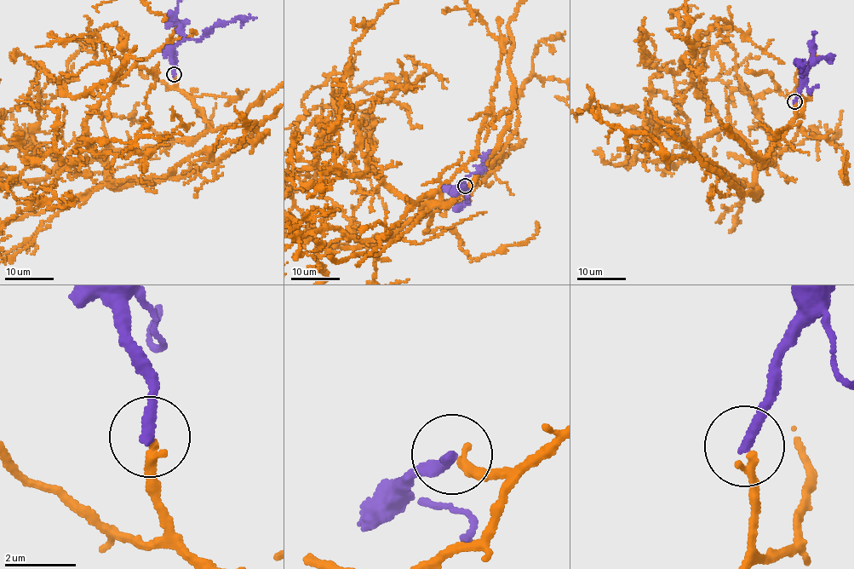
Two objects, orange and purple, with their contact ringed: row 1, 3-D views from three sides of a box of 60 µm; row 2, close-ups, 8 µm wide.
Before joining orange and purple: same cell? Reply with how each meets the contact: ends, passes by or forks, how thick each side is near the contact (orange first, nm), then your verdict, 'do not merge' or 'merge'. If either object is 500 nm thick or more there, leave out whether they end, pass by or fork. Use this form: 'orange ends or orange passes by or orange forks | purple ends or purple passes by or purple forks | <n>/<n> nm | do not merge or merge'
orange ends | purple ends | 240/320 nm | do not merge

